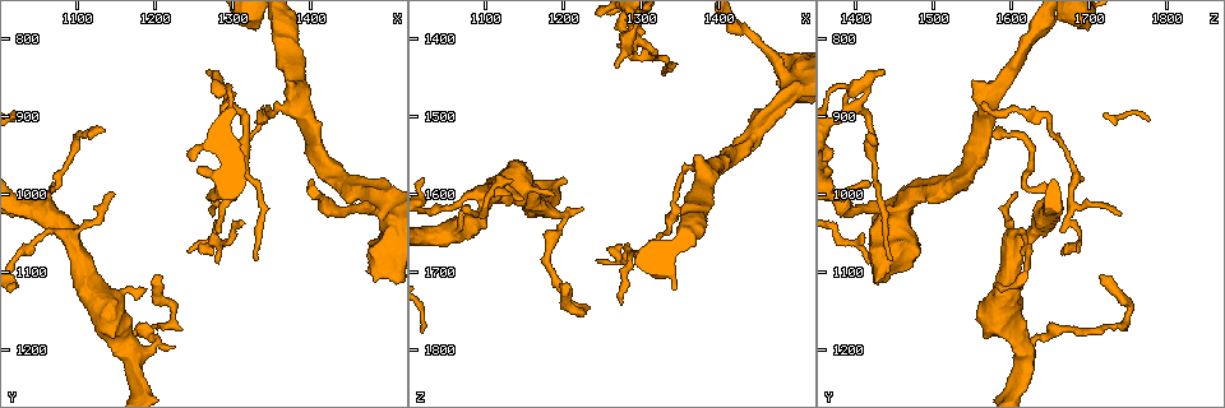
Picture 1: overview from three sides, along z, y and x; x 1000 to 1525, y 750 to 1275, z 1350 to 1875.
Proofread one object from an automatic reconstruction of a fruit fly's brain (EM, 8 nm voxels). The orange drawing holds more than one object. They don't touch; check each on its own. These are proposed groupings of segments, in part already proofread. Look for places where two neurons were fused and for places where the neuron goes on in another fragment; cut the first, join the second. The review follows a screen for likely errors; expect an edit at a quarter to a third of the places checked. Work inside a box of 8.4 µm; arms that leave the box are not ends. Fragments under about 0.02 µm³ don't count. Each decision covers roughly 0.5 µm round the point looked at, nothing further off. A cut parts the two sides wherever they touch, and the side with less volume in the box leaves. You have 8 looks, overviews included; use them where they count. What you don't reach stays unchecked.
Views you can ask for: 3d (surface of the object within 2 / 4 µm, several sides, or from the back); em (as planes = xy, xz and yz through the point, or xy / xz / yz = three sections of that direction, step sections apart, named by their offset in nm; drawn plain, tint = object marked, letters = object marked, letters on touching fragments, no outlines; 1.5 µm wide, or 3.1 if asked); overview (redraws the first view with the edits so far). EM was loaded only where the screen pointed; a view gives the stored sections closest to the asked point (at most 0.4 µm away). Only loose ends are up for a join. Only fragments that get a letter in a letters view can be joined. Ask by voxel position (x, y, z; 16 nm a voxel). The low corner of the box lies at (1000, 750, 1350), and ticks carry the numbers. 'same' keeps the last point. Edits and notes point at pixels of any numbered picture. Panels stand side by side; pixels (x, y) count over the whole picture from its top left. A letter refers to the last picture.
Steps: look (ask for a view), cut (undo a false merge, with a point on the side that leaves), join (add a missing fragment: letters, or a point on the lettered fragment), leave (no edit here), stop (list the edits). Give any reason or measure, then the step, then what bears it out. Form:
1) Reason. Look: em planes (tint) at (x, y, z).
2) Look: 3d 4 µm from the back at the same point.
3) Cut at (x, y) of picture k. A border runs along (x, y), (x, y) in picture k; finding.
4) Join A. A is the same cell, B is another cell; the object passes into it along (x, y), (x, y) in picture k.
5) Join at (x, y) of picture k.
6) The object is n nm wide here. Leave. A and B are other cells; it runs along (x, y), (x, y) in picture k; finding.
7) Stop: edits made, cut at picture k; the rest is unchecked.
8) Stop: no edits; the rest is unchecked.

Long arm stops here. Look: 3d 4 µm at (1210, 1105, 1715).

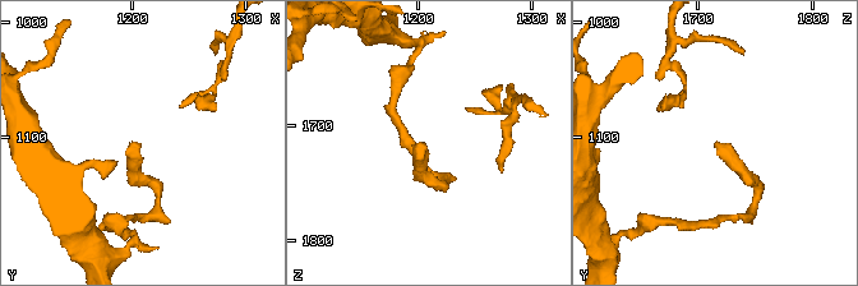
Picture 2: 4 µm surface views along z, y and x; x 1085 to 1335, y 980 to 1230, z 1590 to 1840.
Need the tissue. Look: em planes (letters) at (1210, 1108, 1716).

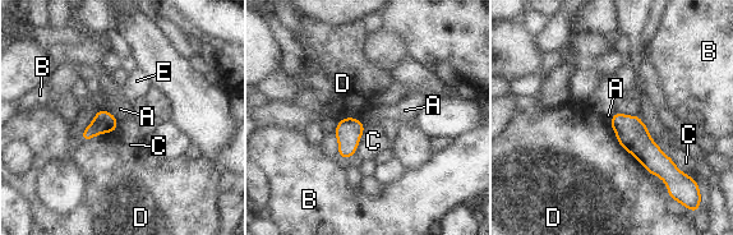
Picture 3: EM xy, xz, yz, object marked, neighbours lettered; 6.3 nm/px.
Leave. A, B, C, D and E are other cells; a border runs along (105, 110), (119, 121) in picture 3; no lettered fragment goes on from it.

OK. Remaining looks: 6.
Look: em xz step 8 (tint) at (1490, 1025, 1455).

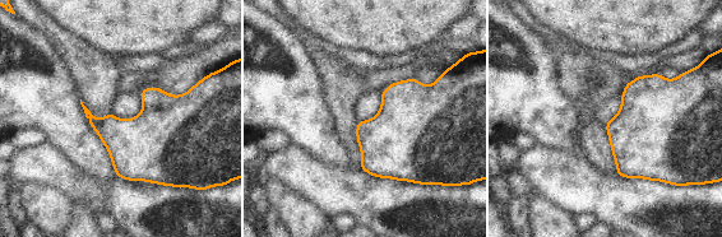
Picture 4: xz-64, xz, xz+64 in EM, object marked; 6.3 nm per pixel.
Another direction. Look: em planes (letters) at the same point.

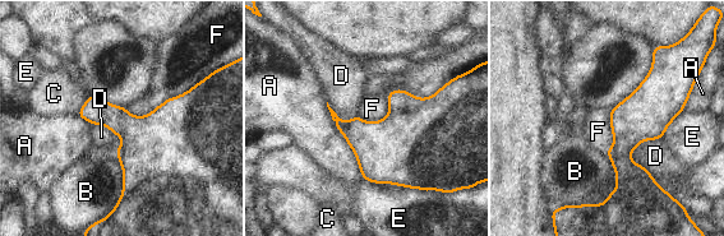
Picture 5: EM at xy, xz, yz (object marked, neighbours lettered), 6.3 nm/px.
Leave. A, B, C, D, E and F are other cells; a border runs along (326, 102), (362, 176) in picture 5; one neuron here.

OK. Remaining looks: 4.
An open end. Look: em planes (letters) at (1275, 840, 1435).

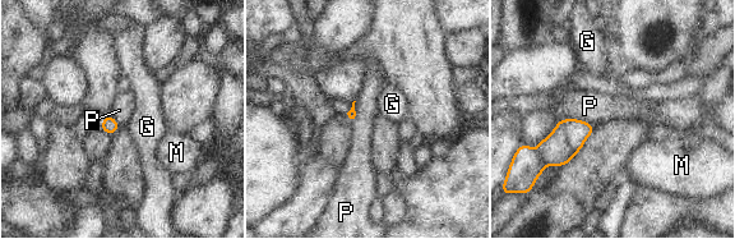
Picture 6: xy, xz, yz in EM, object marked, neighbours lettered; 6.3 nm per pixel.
Leave. G, M and P are other cells; a border runs along (564, 118), (578, 118), (593, 127) in picture 6; none of them fits.

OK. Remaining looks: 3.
Stop: no edits; the rest is unchecked.

